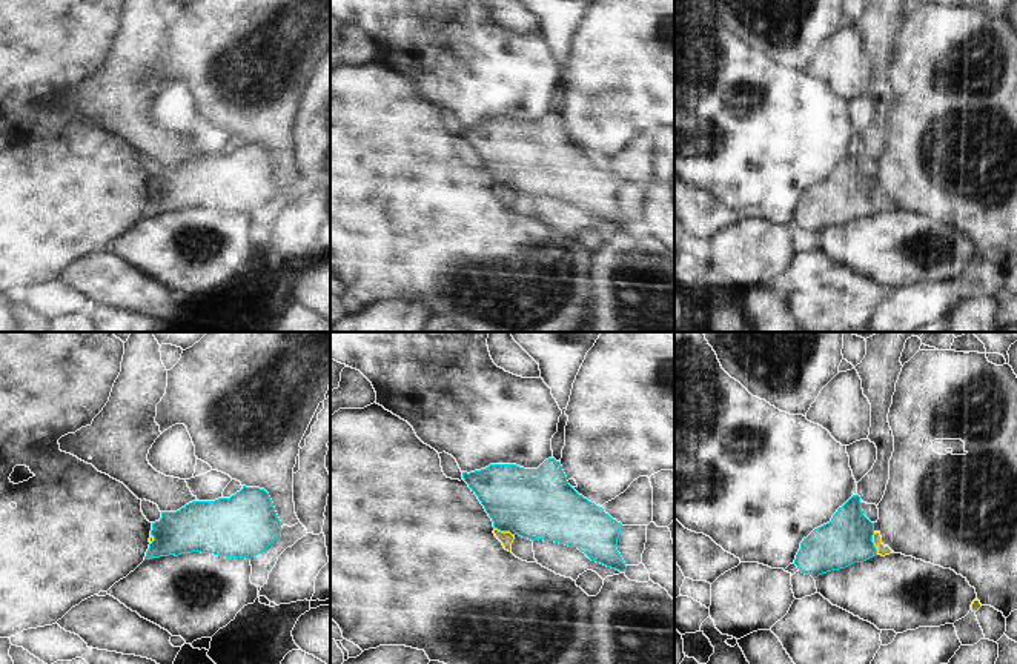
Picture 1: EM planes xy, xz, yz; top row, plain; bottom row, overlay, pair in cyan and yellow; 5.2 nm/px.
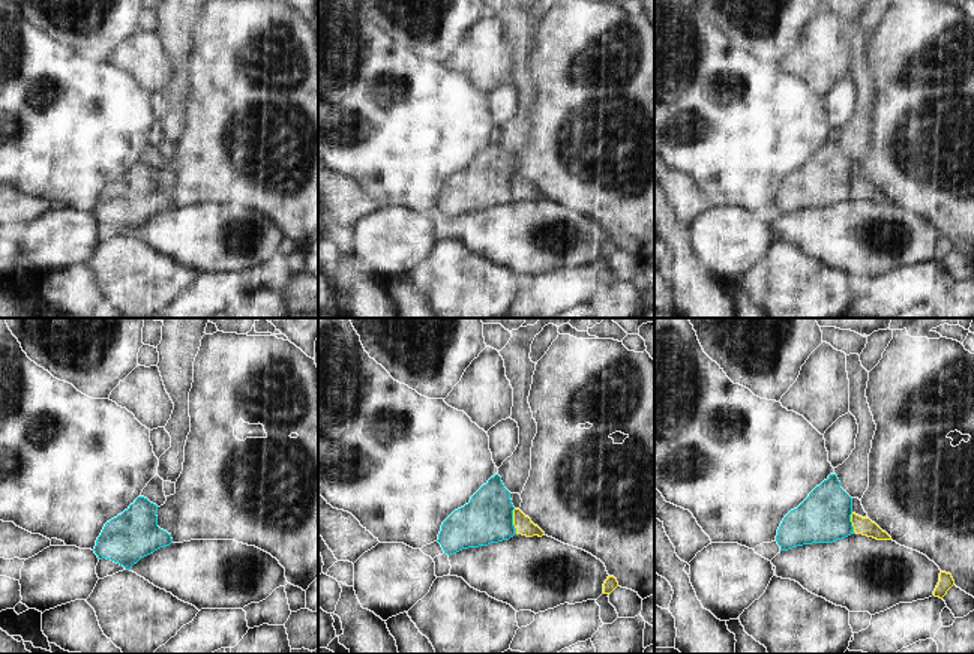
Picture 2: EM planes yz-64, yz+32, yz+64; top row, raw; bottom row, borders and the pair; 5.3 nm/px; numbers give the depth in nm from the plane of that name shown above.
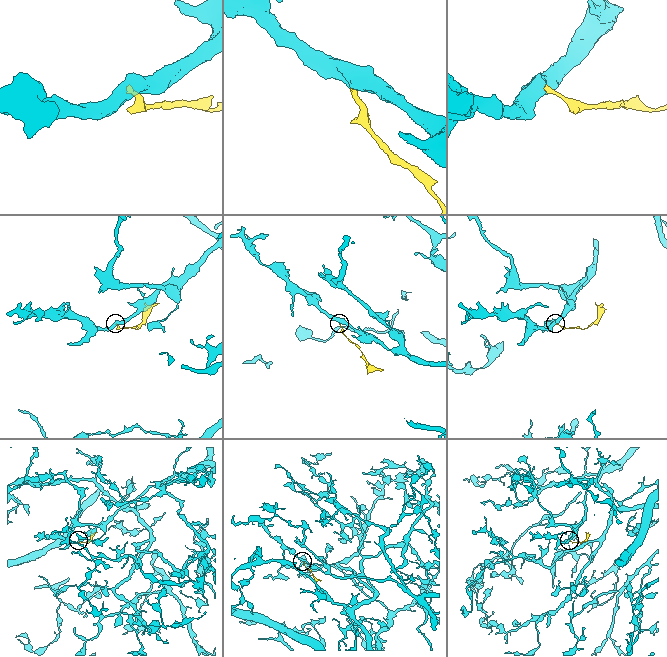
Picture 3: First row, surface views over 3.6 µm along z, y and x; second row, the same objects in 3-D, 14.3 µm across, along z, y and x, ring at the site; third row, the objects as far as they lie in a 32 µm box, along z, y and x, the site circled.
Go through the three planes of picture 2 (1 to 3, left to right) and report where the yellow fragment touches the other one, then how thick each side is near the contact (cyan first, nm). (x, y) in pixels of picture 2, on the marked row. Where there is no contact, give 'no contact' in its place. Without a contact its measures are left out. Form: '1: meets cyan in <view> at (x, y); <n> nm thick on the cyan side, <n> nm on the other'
1: no contact
2: meets cyan in yz+32 at (512, 521); 280 nm thick on the cyan side, 90 nm on the other
3: meets cyan in yz+64 at (851, 522); 280 nm thick on the cyan side, 100 nm on the other

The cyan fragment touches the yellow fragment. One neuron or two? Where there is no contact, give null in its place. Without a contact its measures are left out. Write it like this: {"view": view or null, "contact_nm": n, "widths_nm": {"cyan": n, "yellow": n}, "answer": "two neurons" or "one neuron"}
{"view": "yz", "contact_nm": 110, "widths_nm": {"cyan": 260, "yellow": 50}, "answer": "two neurons"}

